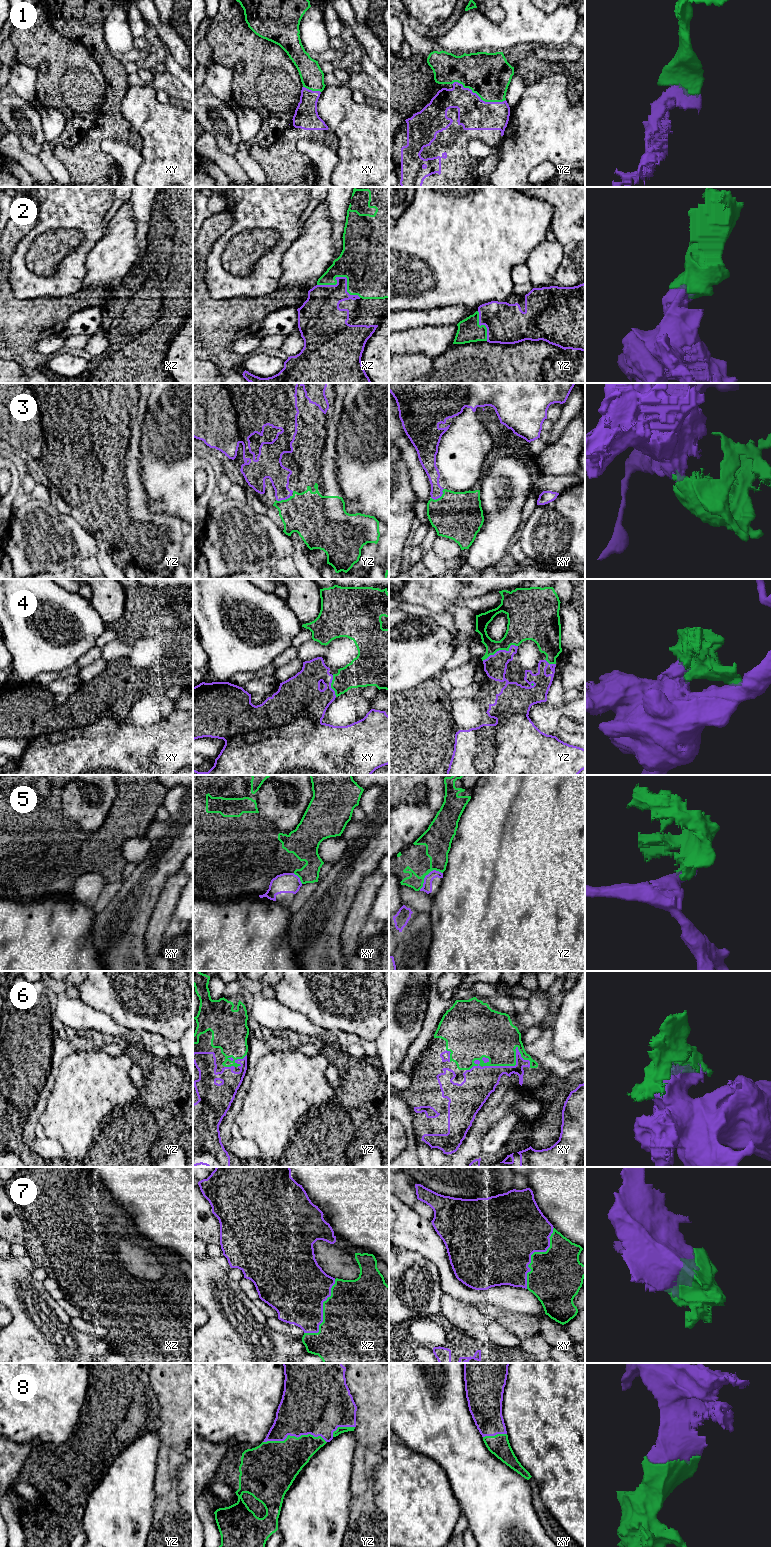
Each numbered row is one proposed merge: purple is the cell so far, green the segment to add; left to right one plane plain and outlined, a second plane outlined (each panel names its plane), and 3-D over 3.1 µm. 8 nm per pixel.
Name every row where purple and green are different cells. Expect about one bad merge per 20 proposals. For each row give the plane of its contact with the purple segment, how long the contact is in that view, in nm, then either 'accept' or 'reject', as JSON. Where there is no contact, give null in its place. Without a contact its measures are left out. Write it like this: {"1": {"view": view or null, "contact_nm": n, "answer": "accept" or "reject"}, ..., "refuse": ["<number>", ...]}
{"1": {"view": "yz", "contact_nm": 460, "answer": "accept"}, "2": {"view": "xz", "contact_nm": 360, "answer": "accept"}, "3": {"view": "xy", "contact_nm": 130, "answer": "accept"}, "4": {"view": "yz", "contact_nm": 320, "answer": "accept"}, "5": {"view": "yz", "contact_nm": 240, "answer": "reject"}, "6": {"view": "xy", "contact_nm": 400, "answer": "accept"}, "7": {"view": "xy", "contact_nm": 550, "answer": "accept"}, "8": {"view": "yz", "contact_nm": 500, "answer": "accept"}, "refuse": ["5"]}

